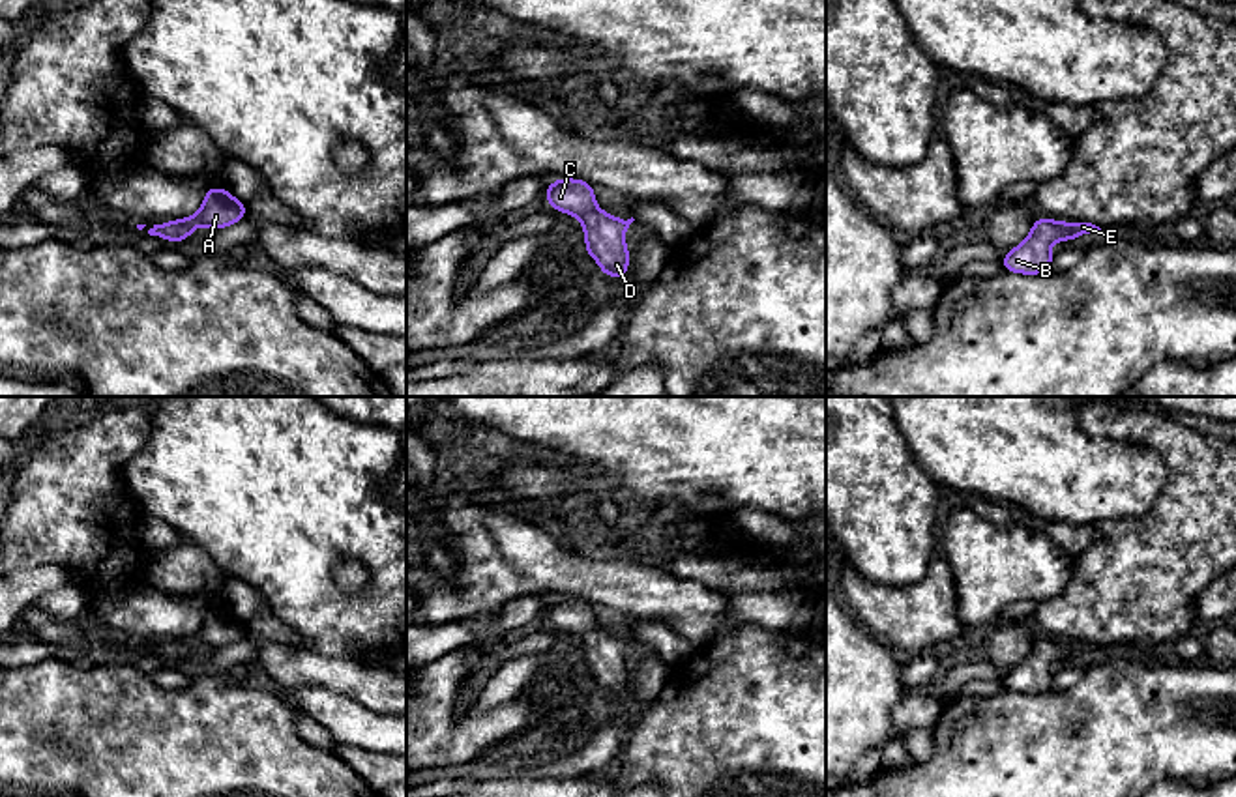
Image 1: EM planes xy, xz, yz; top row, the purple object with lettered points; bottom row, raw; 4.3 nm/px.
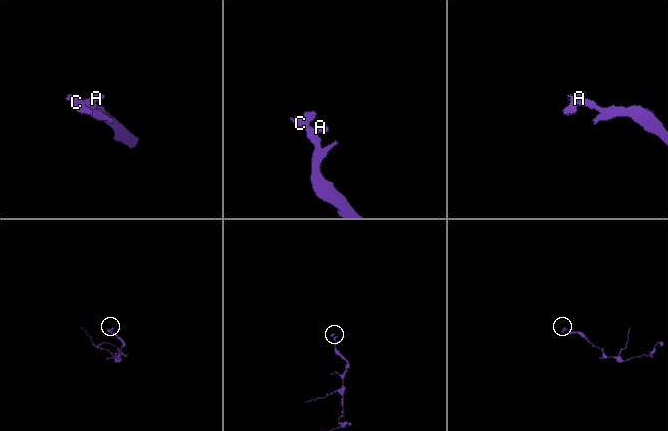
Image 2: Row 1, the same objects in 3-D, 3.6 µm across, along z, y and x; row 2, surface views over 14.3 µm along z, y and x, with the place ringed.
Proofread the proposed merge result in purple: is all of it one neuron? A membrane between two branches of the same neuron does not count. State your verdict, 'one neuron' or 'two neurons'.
one neuron

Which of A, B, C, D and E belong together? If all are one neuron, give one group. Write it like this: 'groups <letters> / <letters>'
groups A B C D E

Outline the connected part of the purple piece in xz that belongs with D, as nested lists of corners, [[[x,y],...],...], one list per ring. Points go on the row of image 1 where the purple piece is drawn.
[[[575,178],[554,180],[541,195],[560,213],[577,215],[584,230],[584,251],[597,262],[603,275],[624,279],[631,251],[624,236],[633,217],[624,221],[596,206],[594,185]]]

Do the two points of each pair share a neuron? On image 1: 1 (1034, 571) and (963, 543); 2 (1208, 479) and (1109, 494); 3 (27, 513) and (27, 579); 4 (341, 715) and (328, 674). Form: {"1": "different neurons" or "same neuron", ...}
{"1": "same neuron", "2": "different neurons", "3": "different neurons", "4": "different neurons"}

